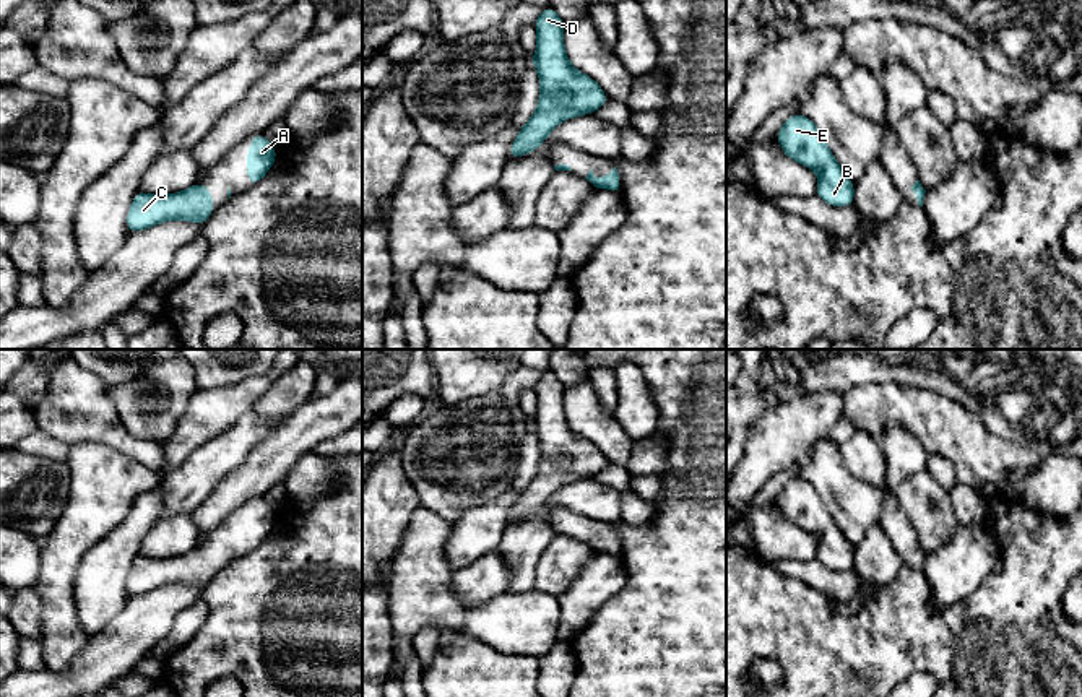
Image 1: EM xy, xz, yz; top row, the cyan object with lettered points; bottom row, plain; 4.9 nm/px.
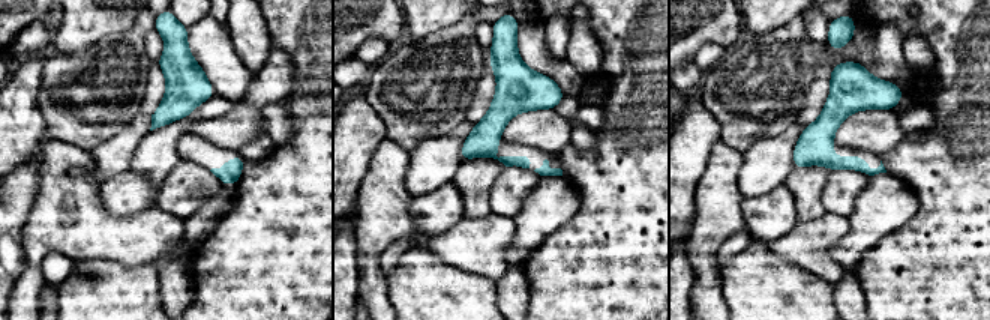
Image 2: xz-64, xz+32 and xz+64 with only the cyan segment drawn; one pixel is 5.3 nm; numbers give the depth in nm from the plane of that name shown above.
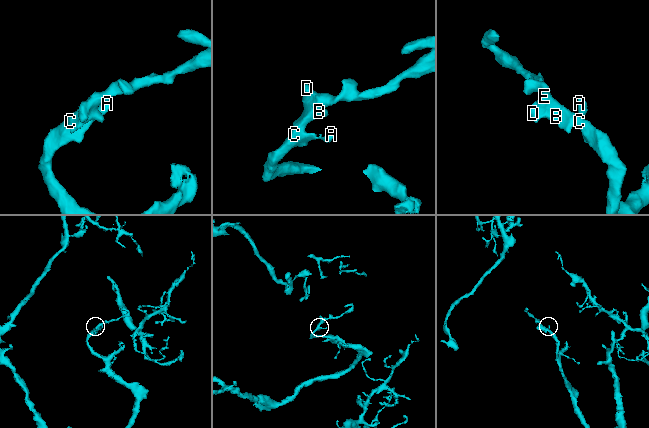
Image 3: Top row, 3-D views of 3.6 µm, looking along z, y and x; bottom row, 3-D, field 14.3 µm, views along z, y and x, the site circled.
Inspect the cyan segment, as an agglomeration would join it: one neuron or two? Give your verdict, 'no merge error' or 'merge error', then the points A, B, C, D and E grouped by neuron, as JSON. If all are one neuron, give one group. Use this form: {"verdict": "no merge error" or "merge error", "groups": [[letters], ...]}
{"verdict": "no merge error", "groups": [["A", "B", "C", "D", "E"]]}

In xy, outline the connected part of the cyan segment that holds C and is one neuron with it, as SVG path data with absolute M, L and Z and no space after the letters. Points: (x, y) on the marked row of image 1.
M200 182L184 192L166 195L138 190L127 214L127 231L130 234L172 219L205 224L213 211L211 190Z

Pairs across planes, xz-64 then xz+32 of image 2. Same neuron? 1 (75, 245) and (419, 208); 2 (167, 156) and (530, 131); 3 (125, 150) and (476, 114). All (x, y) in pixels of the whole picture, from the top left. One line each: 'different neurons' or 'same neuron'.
1: different neurons
2: different neurons
3: different neurons

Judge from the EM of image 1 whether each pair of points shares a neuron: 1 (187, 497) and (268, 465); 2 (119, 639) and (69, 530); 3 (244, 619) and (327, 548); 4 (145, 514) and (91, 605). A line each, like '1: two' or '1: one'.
1: two
2: two
3: one
4: one

